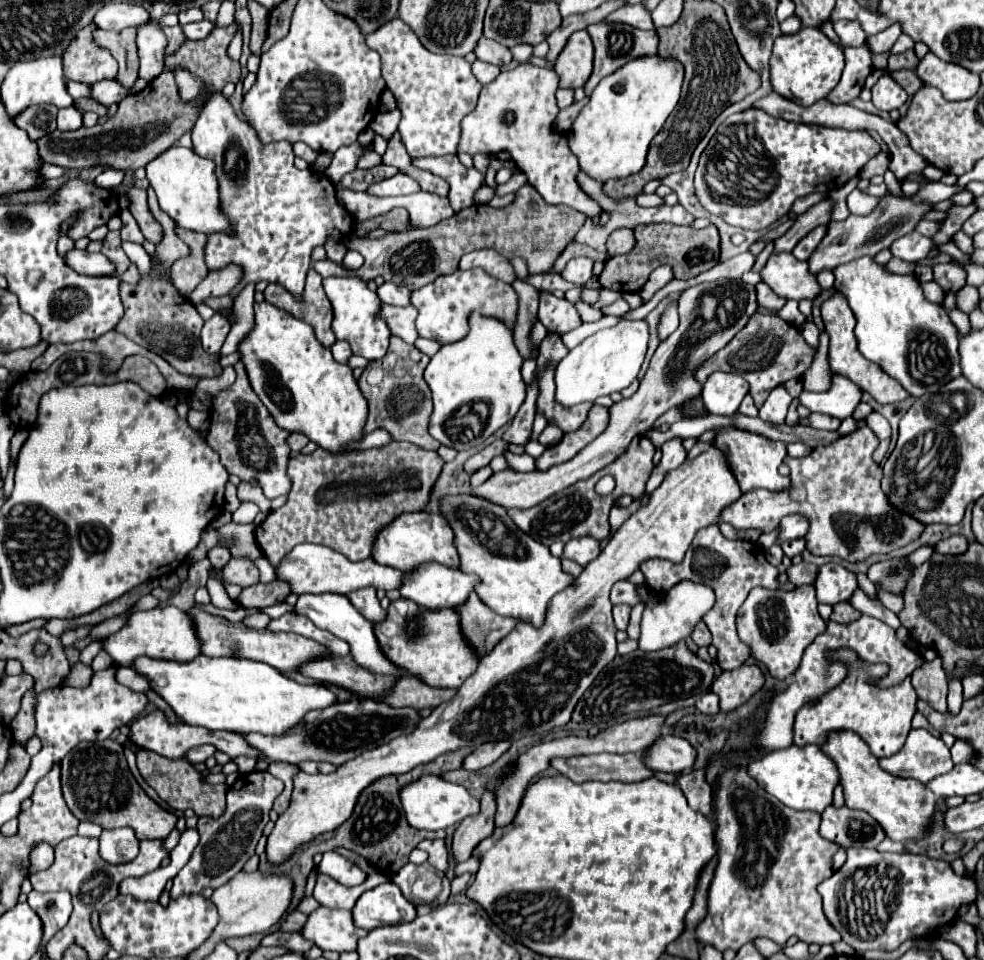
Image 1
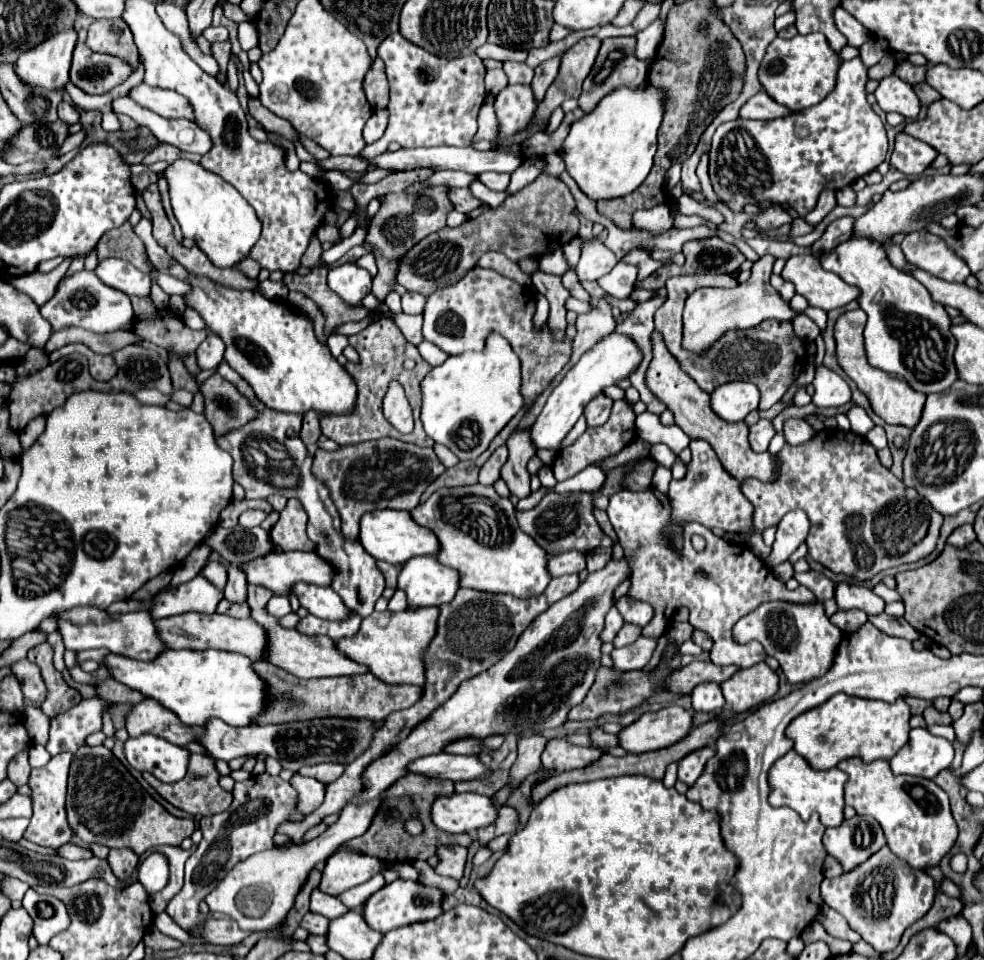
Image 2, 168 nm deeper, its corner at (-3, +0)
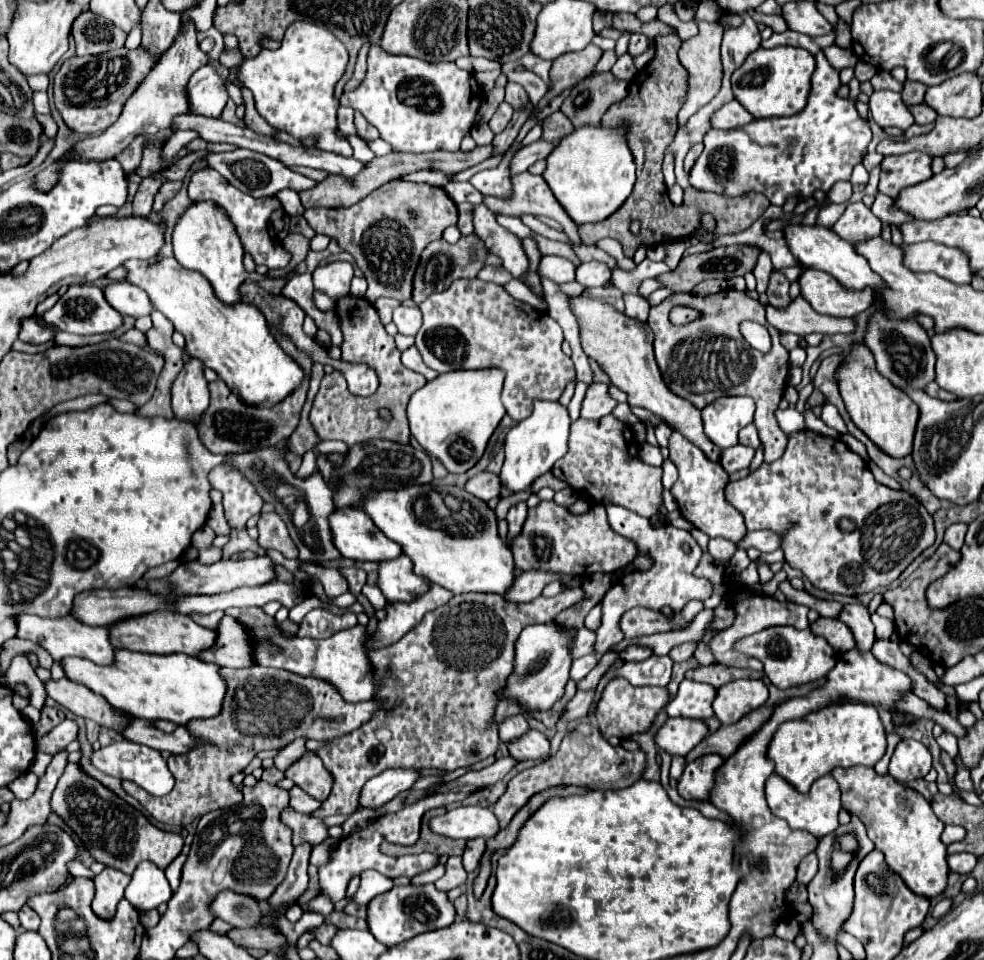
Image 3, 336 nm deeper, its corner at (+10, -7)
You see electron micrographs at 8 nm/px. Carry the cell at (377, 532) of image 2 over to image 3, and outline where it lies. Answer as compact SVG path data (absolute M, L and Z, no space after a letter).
M341 508L329 516L333 544L343 558L361 562L395 560L403 554L399 544L387 540L373 520L359 508Z

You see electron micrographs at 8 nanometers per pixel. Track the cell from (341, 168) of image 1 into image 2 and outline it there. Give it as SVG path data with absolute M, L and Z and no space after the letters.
M392 33L380 43L378 57L386 63L390 83L388 127L380 141L368 145L360 157L376 157L386 151L388 143L396 141L402 147L468 147L478 131L478 111L484 103L484 63L472 53L468 59L442 59L430 55L418 45L406 41L400 33Z

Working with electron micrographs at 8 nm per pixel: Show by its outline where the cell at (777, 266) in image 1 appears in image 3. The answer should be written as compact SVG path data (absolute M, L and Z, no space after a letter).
M805 268L797 282L801 288L801 296L819 314L851 318L851 316L867 310L873 302L871 290L861 290L861 292L845 290L827 272L821 272L815 268Z

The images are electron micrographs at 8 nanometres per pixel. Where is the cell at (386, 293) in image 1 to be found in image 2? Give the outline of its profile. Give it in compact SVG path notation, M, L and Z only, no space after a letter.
M408 291L406 295L402 295L402 309L408 315L420 315L424 311L424 305L426 305L426 297L420 293Z

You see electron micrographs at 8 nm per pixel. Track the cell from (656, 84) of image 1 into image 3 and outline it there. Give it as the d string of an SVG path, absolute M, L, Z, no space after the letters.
M627 122L619 126L587 124L561 138L559 146L547 156L543 178L575 224L601 222L629 198L635 184L635 162L627 144L627 132Z

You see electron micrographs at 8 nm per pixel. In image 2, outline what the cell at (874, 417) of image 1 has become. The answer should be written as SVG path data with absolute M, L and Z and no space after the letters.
M872 427L864 437L866 437L866 441L872 443L876 449L884 449L884 447L888 445L888 441L886 441L886 433L884 433L882 427Z

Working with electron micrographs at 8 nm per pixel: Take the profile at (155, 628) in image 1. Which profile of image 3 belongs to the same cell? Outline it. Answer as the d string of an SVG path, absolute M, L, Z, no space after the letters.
M21 614L17 616L17 636L27 638L41 648L45 648L53 660L61 660L67 656L79 656L79 658L89 658L97 664L113 664L115 662L115 648L109 638L109 628L107 626L87 626L83 622L77 622L73 616L63 616L63 618L41 618L33 614Z

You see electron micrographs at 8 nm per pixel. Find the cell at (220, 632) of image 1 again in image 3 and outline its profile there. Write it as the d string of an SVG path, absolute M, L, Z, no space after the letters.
M153 612L149 616L127 618L111 626L111 644L115 648L125 648L133 652L151 652L151 654L175 654L183 652L189 656L199 656L203 650L215 644L215 630L201 628L193 622L191 616L171 614L171 612Z

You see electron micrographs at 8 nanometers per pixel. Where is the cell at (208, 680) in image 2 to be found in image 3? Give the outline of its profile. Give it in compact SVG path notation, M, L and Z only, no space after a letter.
M117 650L115 664L111 666L99 666L85 658L63 658L63 668L67 672L67 678L91 688L95 694L105 696L111 706L121 708L131 716L139 716L145 720L169 720L173 724L187 724L195 718L215 718L223 710L223 698L227 694L227 682L219 674L217 664L183 653L157 655Z

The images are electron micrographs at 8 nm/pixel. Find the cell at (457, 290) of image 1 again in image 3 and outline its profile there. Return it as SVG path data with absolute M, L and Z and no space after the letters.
M479 278L455 280L447 290L431 294L419 308L423 324L415 336L415 346L423 362L439 374L491 366L505 370L503 406L515 422L531 414L535 398L557 400L565 384L575 378L573 362L561 350L563 332L559 324L515 300L503 286Z

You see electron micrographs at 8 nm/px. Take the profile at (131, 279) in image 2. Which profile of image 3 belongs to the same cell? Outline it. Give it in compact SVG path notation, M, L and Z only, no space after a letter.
M127 280L107 284L103 288L103 294L105 294L107 302L121 314L139 318L139 316L151 314L151 310L153 310L153 304L151 304L147 292L143 292L135 284L127 284Z

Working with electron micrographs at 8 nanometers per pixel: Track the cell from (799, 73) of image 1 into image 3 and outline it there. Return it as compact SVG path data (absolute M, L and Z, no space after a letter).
M777 46L771 50L759 48L749 54L741 68L733 72L731 84L735 100L739 100L755 118L793 116L803 110L811 92L811 74L815 72L815 58L805 48Z

